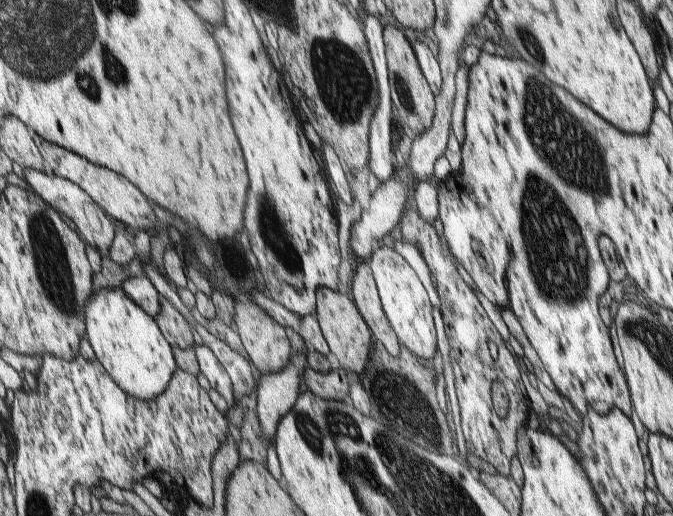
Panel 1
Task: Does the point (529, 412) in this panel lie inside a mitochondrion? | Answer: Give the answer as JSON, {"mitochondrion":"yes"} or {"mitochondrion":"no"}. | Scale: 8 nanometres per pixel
{"mitochondrion":"no"}

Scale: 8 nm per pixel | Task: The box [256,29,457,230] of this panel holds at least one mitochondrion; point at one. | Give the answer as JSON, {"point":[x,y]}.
{"point":[346,88]}

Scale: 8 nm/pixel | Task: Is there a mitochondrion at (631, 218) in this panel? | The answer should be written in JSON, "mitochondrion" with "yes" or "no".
{"mitochondrion":"no"}

